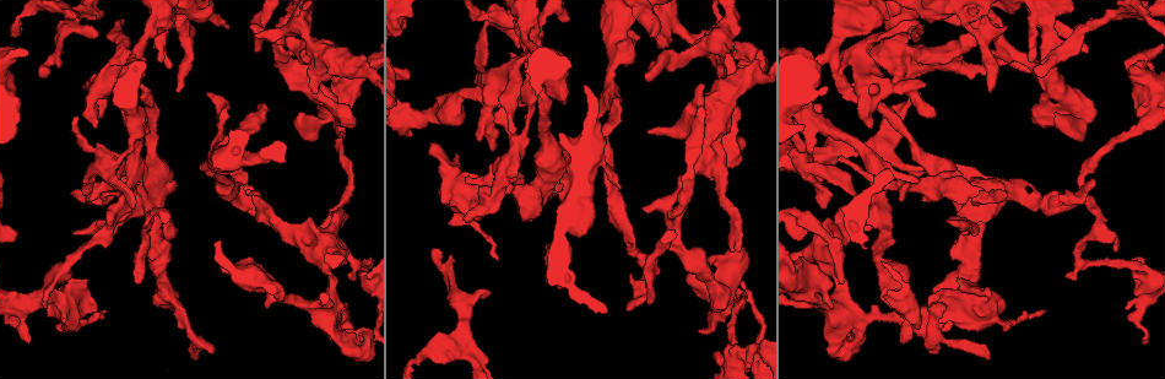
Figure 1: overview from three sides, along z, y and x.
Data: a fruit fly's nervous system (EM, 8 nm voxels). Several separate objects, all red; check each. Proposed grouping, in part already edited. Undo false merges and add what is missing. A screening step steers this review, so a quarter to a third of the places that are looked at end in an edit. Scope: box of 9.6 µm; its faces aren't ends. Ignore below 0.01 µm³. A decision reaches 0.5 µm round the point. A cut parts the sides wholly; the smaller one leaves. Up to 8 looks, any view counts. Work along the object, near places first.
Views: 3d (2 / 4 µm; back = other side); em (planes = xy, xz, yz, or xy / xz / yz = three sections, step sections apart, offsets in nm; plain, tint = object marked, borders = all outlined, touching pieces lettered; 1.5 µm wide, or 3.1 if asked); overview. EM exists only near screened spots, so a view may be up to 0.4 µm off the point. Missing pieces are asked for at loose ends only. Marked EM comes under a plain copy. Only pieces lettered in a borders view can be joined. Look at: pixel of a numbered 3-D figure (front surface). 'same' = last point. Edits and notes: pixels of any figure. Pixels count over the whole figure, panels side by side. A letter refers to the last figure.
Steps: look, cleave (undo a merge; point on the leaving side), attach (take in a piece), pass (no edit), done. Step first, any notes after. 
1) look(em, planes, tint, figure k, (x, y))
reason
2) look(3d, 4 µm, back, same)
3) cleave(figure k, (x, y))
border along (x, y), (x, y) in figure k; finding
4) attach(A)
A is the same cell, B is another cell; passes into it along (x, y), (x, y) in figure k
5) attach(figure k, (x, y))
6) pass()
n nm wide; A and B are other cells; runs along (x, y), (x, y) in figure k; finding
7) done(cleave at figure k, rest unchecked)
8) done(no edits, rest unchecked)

look(3d, 4 µm, figure 1, (252, 196))

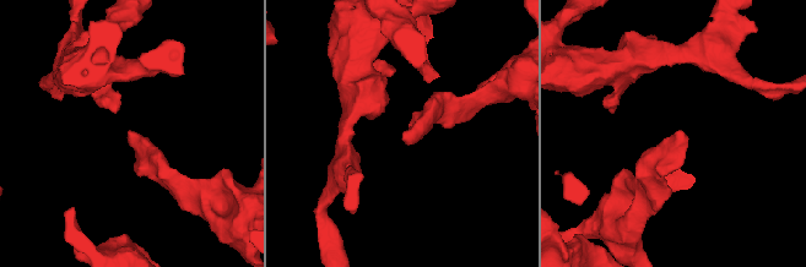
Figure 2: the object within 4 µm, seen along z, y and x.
look(em, planes, borders, figure 2, (404, 140))
now the EM

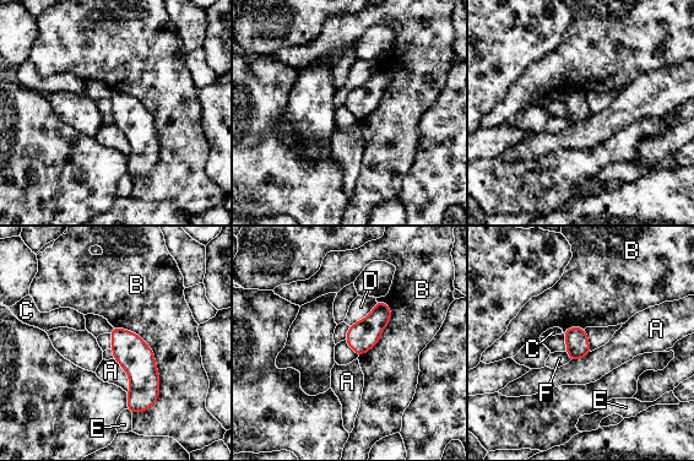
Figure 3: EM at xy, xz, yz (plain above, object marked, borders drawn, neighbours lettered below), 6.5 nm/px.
pass()
A, B, C, D, E and F are other cells; border along (114, 358), (129, 379), (128, 391) in figure 3; none of them fits

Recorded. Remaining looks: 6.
look(em, planes, borders, figure 1, (26, 342))
an open end

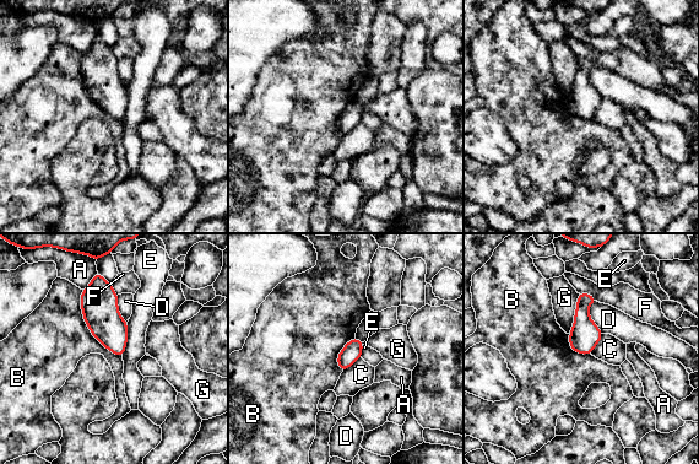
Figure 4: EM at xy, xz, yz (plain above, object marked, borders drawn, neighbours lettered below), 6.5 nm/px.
pass()
120 nm wide; A, B, C, D, E, F and G are other cells; border along (81, 290), (90, 332), (122, 356) in figure 4; no lettered piece goes on from it

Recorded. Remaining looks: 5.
look(em, planes, borders, figure 1, (989, 356))
free end

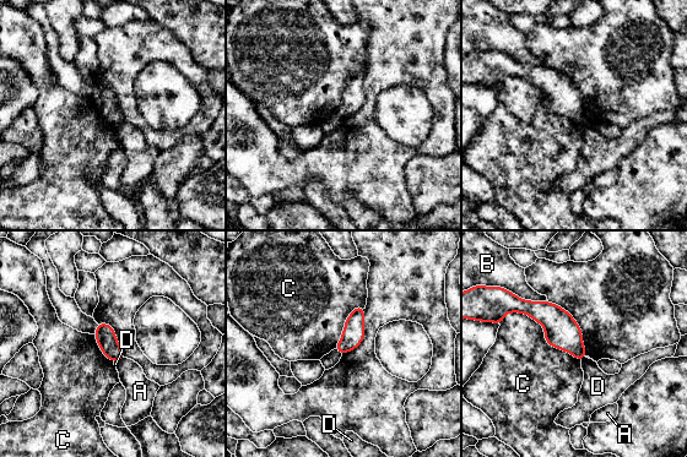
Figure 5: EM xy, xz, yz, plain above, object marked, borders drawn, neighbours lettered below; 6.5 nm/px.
pass()
130 nm wide; A, B, C and D are other cells; border along (503, 315), (528, 314), (580, 360) in figure 5; none of them fits

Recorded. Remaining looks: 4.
done(no edits, rest unchecked)

